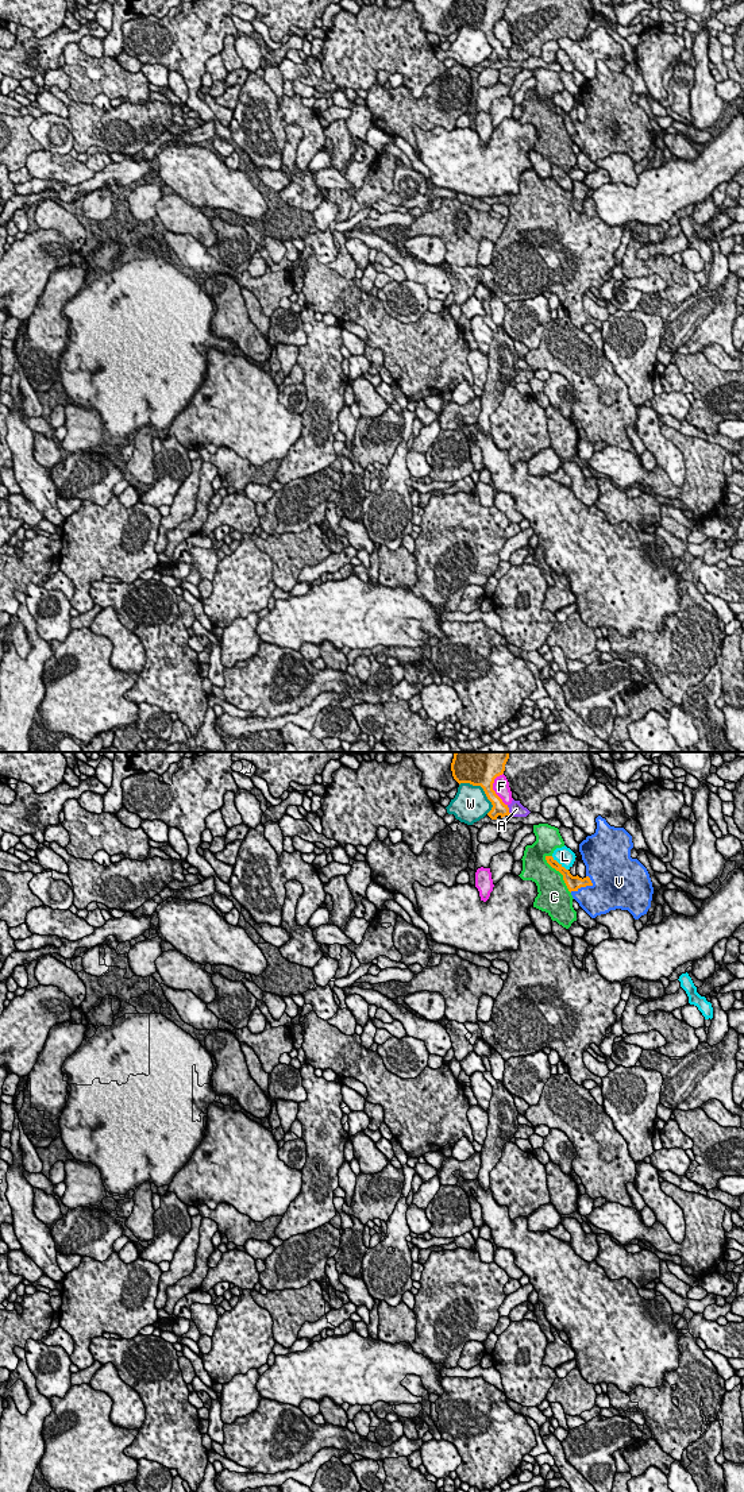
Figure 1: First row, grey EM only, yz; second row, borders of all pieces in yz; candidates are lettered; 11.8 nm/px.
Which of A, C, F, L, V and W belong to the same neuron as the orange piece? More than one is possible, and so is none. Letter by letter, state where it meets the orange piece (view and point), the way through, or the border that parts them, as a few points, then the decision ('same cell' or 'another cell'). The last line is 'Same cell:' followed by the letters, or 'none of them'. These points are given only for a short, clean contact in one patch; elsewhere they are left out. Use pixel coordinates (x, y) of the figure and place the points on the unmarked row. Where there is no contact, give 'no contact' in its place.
A: contact yz (508, 54); border yz (507, 49), (511, 58); another cell
C: contact yz (561, 116); another cell
F: contact yz (492, 33); another cell
L: contact yz (558, 107); another cell
V: contact yz (583, 130); way yz (573, 127), (583, 130), (600, 142); same cell
W: contact yz (481, 30); another cell
Same cell: V

